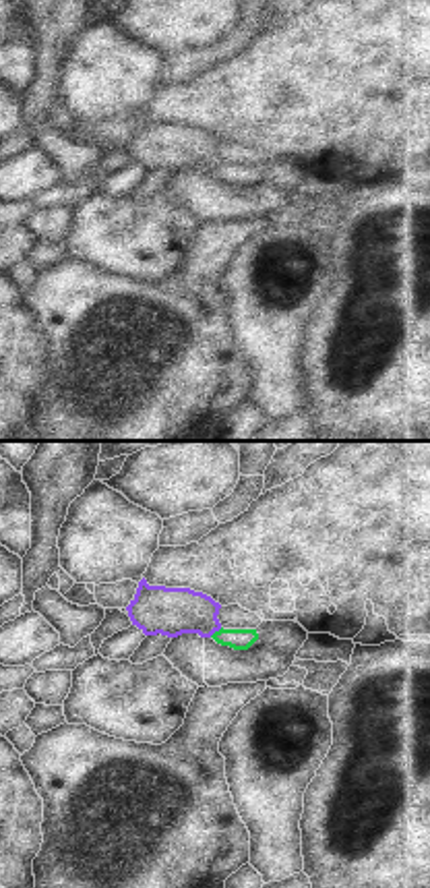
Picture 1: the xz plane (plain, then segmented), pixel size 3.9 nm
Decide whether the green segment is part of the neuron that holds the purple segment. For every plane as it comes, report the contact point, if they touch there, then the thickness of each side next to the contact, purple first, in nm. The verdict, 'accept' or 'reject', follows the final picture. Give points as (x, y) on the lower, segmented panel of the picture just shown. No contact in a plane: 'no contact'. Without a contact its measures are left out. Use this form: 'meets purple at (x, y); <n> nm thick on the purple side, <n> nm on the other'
meets purple at (216, 630); 190 nm thick on the purple side, 80 nm on the other

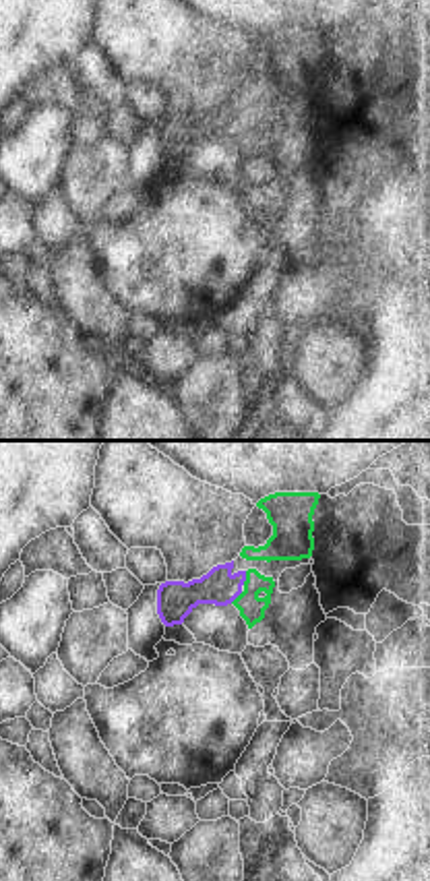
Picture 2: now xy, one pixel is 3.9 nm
meets purple at (244, 578); 140 nm thick on the purple side, 100 nm on the other

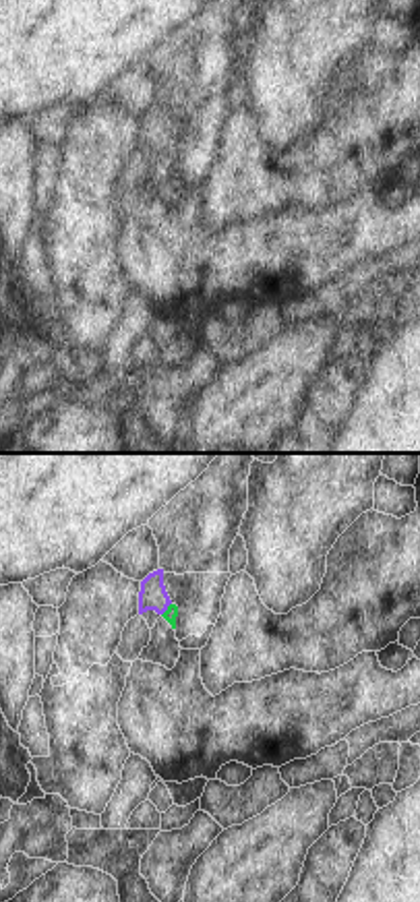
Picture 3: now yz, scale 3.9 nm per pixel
meets purple at (166, 609); 110 nm thick on the purple side, 50 nm on the other

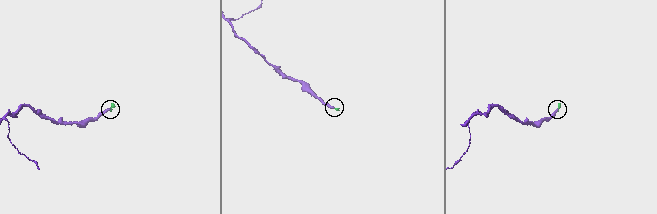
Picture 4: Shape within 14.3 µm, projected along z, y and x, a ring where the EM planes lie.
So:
accept

